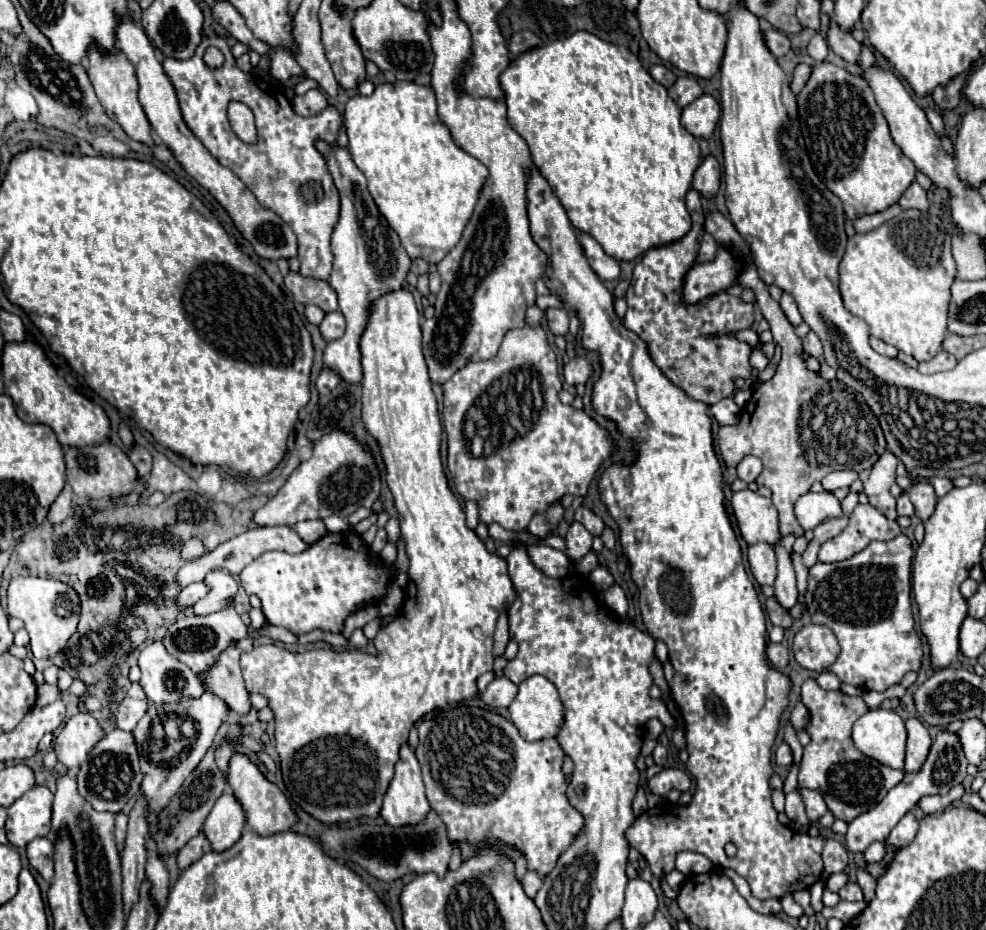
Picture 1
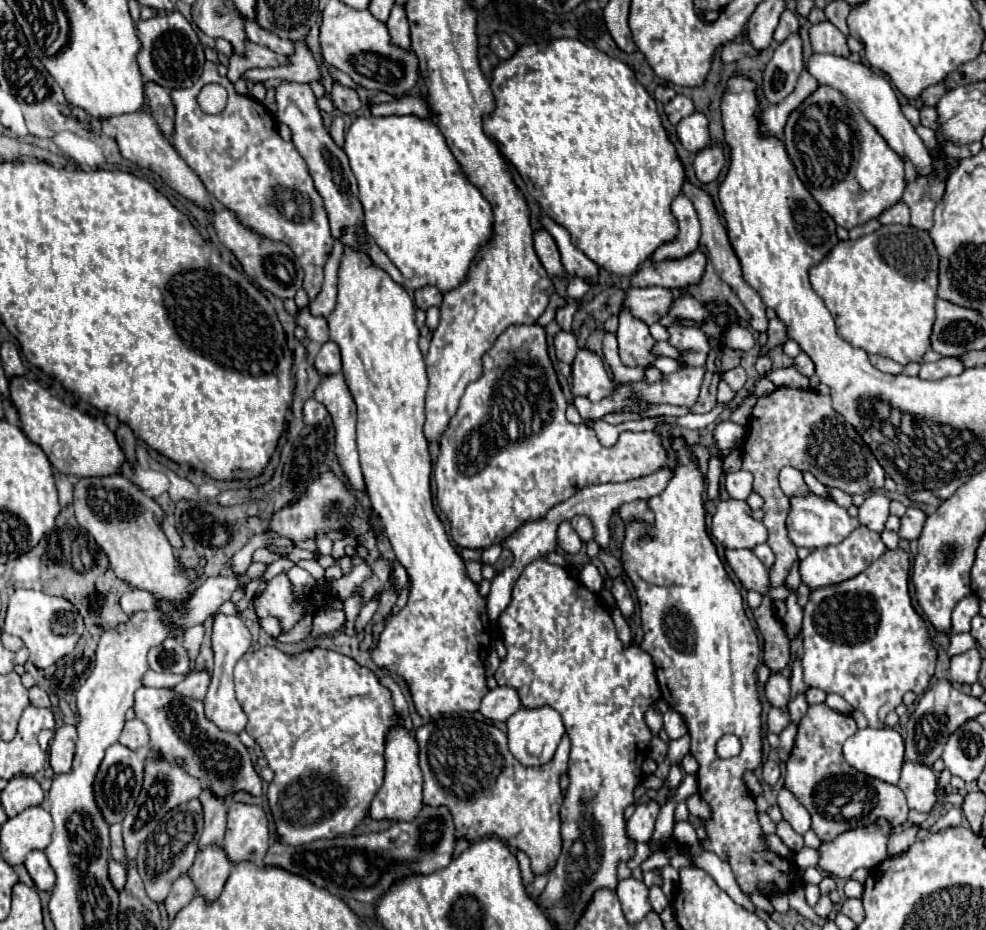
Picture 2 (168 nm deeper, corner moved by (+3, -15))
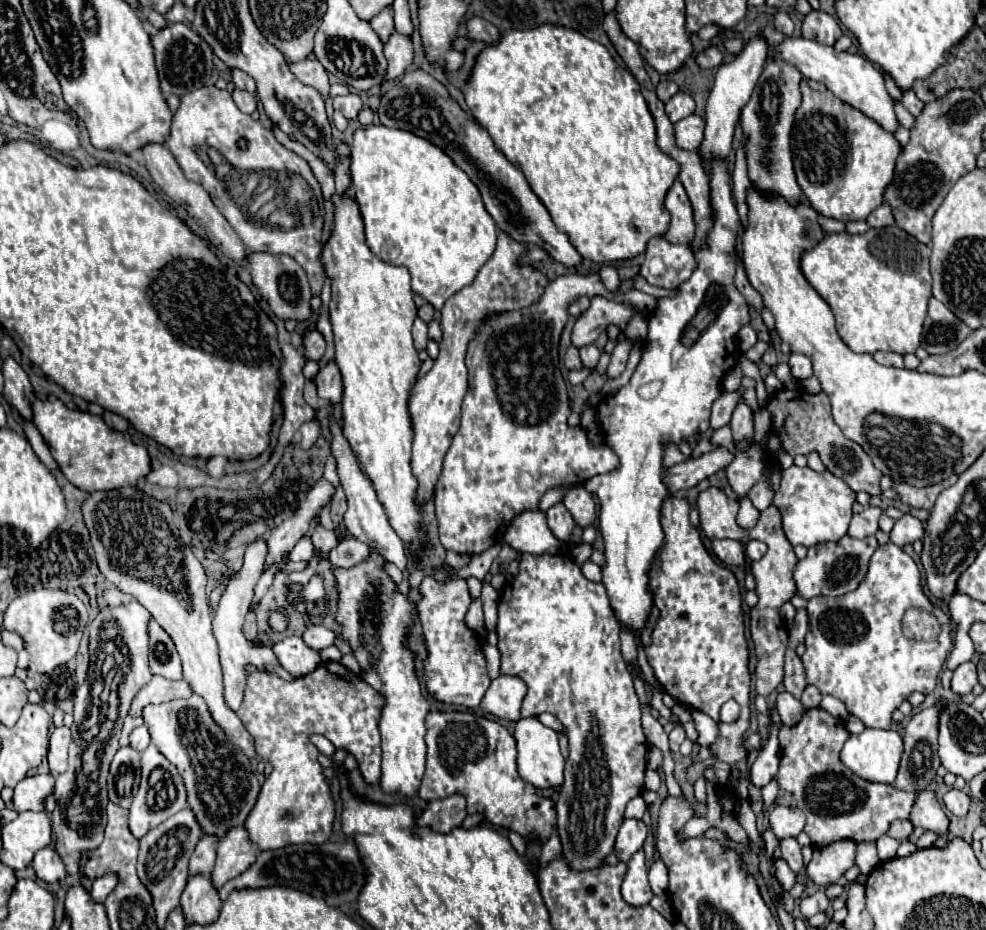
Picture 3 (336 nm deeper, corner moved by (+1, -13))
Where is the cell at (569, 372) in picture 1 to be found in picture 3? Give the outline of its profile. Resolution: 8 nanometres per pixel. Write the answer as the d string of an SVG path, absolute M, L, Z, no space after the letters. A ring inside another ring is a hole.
M586 345L580 349L580 357L582 357L582 365L586 369L596 369L598 359L600 359L600 351L596 349L596 345Z

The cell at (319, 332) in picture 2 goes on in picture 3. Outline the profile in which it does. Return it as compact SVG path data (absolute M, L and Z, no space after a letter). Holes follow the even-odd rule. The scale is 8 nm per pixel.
M314 329L312 333L308 333L306 339L304 339L304 343L306 343L306 353L304 353L304 355L306 355L308 359L320 361L320 359L324 357L326 341L324 341L324 337L322 337L322 333L320 333L318 329Z

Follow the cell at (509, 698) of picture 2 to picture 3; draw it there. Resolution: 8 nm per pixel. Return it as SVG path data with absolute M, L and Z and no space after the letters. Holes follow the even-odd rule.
M500 675L488 687L480 707L482 707L482 711L492 713L500 719L518 721L520 719L520 703L524 699L524 693L526 693L526 685L524 685L524 681L520 681L520 677Z

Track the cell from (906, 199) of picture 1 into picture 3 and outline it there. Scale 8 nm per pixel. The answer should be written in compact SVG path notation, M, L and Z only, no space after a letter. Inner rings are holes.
M882 203L876 211L872 211L866 219L866 223L870 227L888 227L888 225L894 225L896 219L894 219L894 211L888 203Z

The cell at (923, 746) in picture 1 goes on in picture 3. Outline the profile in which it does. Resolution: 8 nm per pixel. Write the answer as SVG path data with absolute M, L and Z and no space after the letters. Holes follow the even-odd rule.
M922 789L916 793L916 801L910 813L910 823L914 827L922 827L928 831L940 833L940 839L934 843L936 847L946 845L946 831L948 831L948 817L940 807L936 793L930 789Z

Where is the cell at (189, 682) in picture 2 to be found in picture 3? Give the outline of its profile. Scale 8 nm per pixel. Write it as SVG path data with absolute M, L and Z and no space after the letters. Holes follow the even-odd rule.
M152 677L152 681L136 695L136 699L132 701L132 715L140 715L140 709L148 703L164 703L164 701L172 701L172 699L186 699L192 697L192 689L188 685L188 681L168 681L164 677Z

